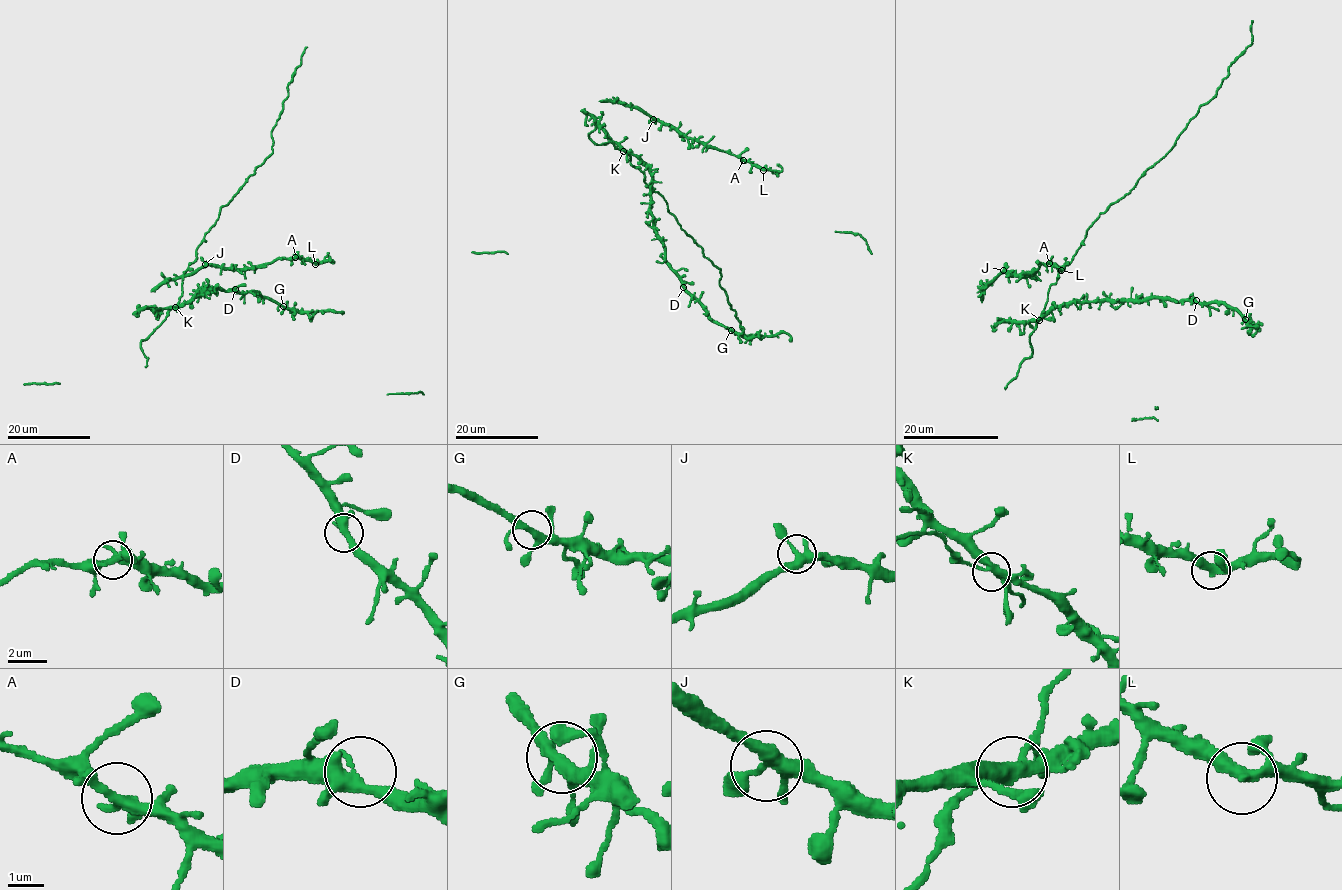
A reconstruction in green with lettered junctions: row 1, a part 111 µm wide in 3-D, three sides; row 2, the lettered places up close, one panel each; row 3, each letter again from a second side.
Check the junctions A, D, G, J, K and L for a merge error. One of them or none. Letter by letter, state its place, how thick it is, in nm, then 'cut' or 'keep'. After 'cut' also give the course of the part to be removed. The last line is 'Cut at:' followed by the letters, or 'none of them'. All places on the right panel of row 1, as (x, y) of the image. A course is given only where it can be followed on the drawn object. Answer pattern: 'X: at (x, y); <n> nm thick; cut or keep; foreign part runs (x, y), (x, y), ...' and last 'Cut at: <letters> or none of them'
A: at (1049, 263); 300 nm thick; keep
D: at (1196, 300); 340 nm thick; keep
G: at (1245, 319); 320 nm thick; keep
J: at (1003, 270); 320 nm thick; keep
K: at (1039, 320); 320 nm thick; keep
L: at (1061, 270); 320 nm thick; keep
Cut at: none of them

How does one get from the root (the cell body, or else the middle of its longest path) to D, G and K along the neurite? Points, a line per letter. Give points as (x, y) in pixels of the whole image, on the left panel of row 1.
D: (202, 290), (235, 289)
G: (202, 290), (257, 291), (283, 306)
K: (202, 290), (175, 307)

